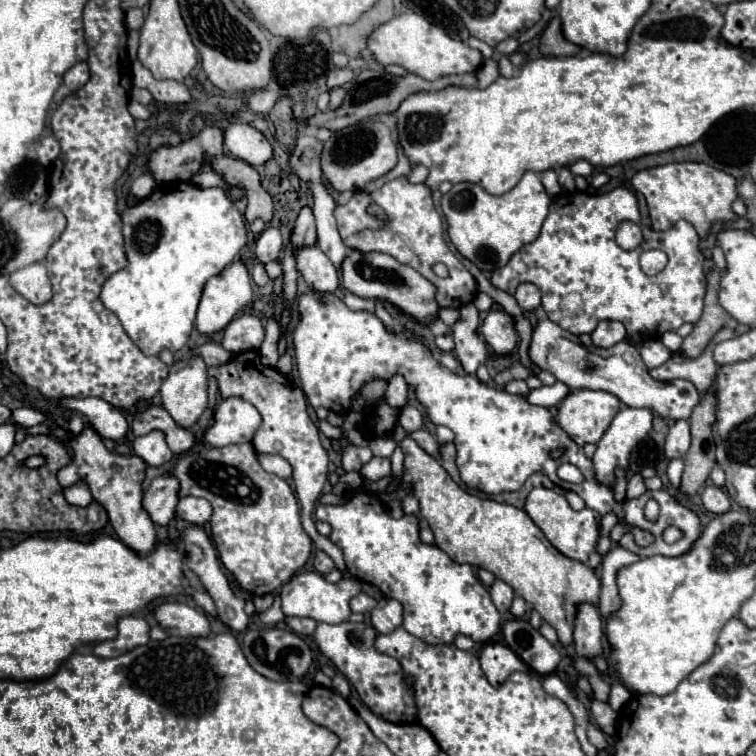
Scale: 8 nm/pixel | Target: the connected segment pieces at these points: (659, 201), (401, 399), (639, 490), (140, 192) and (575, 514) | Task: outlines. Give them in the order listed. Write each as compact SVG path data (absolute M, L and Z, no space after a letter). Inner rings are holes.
M668 163L668 165L644 169L638 171L630 183L633 189L644 195L652 219L652 229L656 231L664 231L672 227L678 219L686 219L696 227L700 237L706 237L714 221L734 219L730 205L734 199L738 199L736 179L706 163Z
M394 375L390 379L388 389L384 393L384 401L386 401L386 405L390 405L394 409L400 409L400 407L406 405L406 401L408 401L408 385L400 375Z
M632 473L632 475L628 477L628 489L626 489L626 493L628 493L630 499L632 499L632 497L640 497L644 491L646 491L646 487L644 487L642 475L640 475L640 473Z
M144 173L144 175L140 175L138 179L134 179L130 191L132 191L132 195L136 195L138 199L144 199L144 197L148 197L148 195L154 191L154 187L156 187L156 183L154 183L152 175Z
M538 487L538 489L532 489L526 497L526 503L524 503L524 511L530 515L530 519L542 529L542 533L546 535L546 539L566 557L574 559L574 561L580 561L580 563L586 563L588 561L588 553L594 551L596 547L596 541L598 541L598 523L600 523L600 515L592 509L582 509L582 511L574 511L566 497L564 495L558 495L554 493L552 489L546 489L546 487ZM586 523L586 533L582 533L582 525Z

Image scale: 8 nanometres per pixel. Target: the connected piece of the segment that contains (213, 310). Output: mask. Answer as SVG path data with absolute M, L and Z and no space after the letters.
M234 261L232 265L228 265L220 275L208 279L204 291L202 291L202 299L198 305L198 313L196 313L196 329L202 335L212 335L218 333L220 329L224 329L234 315L252 299L252 287L250 287L250 277L248 271L244 267L242 261Z

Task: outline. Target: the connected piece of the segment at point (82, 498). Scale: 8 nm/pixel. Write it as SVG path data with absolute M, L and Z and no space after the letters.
M76 483L68 489L64 489L64 497L68 499L68 503L76 505L76 507L88 507L88 503L94 501L90 489L86 487L86 483Z

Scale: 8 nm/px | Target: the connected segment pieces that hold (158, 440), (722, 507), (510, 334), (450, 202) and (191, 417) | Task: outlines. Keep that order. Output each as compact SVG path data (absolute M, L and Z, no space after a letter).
M152 431L148 435L134 439L134 453L146 461L146 465L164 465L174 455L170 447L164 441L164 435L160 431Z
M716 485L704 487L704 491L702 491L702 503L704 503L706 511L716 513L716 515L722 515L722 513L726 513L730 509L728 495L724 493L722 487L716 487Z
M492 311L484 319L484 323L478 329L486 343L496 351L496 353L510 353L514 345L518 343L518 335L514 331L514 321L508 313L502 311Z
M528 171L518 185L504 195L490 195L474 183L456 183L442 195L442 211L448 221L448 235L452 243L482 271L504 267L522 245L532 243L540 233L548 207L550 197L534 171Z
M194 355L188 361L184 361L182 365L172 365L170 367L170 375L166 377L166 381L160 387L160 395L162 395L162 407L170 413L170 417L180 423L180 427L190 429L198 417L202 415L202 411L208 405L208 373L206 373L206 363Z

